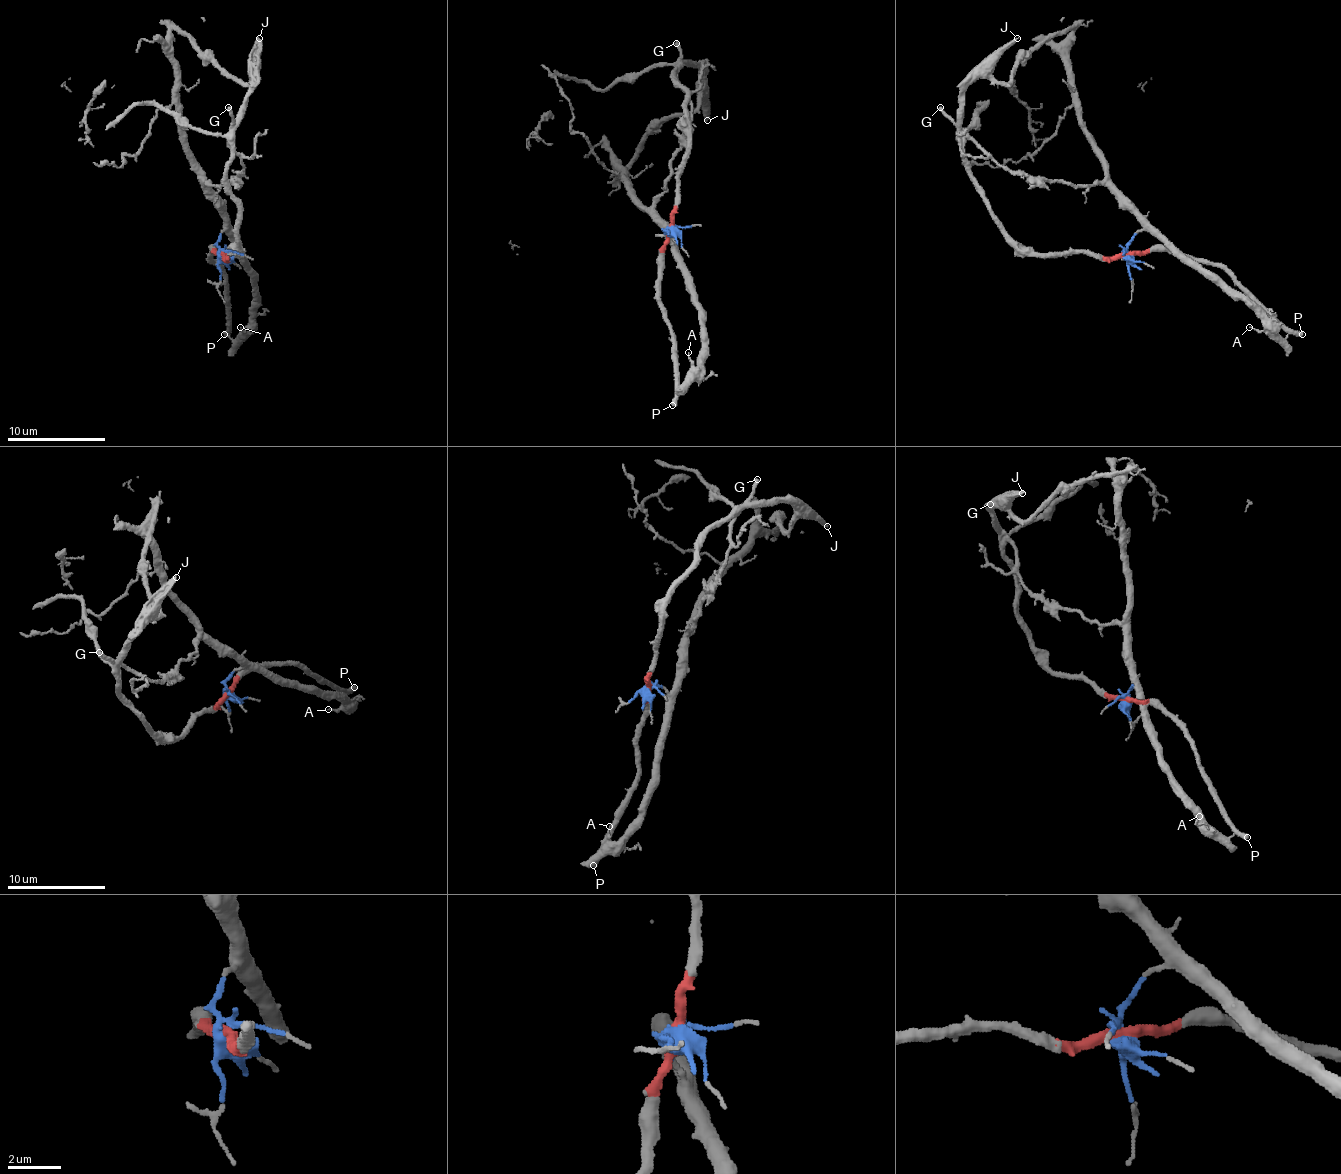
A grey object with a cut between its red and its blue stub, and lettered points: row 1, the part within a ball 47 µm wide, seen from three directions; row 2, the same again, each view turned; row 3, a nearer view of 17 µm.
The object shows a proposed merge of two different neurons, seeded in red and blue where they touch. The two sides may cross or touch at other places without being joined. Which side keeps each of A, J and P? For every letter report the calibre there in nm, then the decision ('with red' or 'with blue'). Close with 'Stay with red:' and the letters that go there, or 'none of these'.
A: 100 nm thick; with blue
J: 280 nm thick; with red
P: 400 nm thick; with red
Stay with red: J, P

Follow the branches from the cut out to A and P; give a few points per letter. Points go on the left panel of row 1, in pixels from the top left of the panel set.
A: (220, 254), (218, 242), (225, 229), (252, 269), (255, 318), (245, 330), (240, 328)
P: (220, 254), (213, 251), (225, 278), (225, 335)

